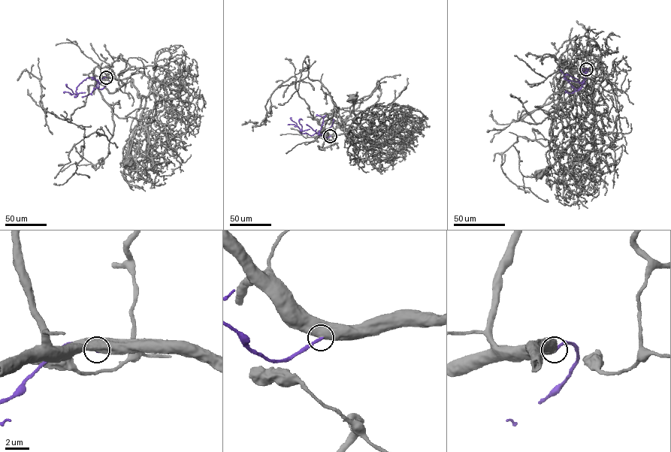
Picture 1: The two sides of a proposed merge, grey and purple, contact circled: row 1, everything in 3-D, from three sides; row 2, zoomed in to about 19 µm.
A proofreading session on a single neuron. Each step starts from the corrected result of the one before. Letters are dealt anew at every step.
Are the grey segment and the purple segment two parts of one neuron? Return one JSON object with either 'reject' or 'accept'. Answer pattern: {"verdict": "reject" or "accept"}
{"verdict": "reject"}

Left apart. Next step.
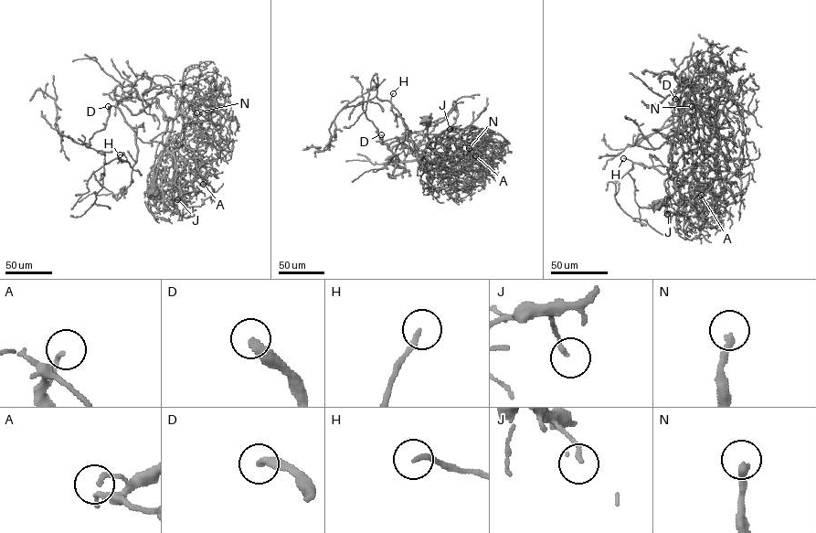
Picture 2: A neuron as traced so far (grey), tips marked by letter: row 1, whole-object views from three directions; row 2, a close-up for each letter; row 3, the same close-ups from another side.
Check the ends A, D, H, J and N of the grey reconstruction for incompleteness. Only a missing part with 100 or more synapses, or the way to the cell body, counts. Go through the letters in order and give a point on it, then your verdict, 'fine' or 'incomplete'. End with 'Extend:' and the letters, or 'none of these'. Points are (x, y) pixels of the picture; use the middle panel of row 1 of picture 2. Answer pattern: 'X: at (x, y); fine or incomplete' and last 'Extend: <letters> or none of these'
A: at (475, 155); fine
D: at (381, 134); incomplete
H: at (393, 93); fine
J: at (450, 129); fine
N: at (469, 148); fine
Extend: D

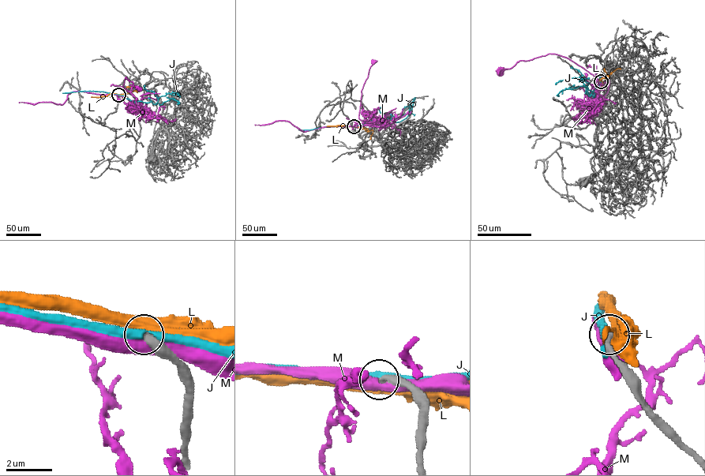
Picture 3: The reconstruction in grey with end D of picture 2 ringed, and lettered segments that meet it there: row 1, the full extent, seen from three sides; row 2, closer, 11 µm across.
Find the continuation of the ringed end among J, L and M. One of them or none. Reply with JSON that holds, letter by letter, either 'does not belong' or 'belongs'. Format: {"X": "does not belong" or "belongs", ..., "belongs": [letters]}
{"J": "does not belong", "L": "does not belong", "M": "does not belong", "belongs": []}

